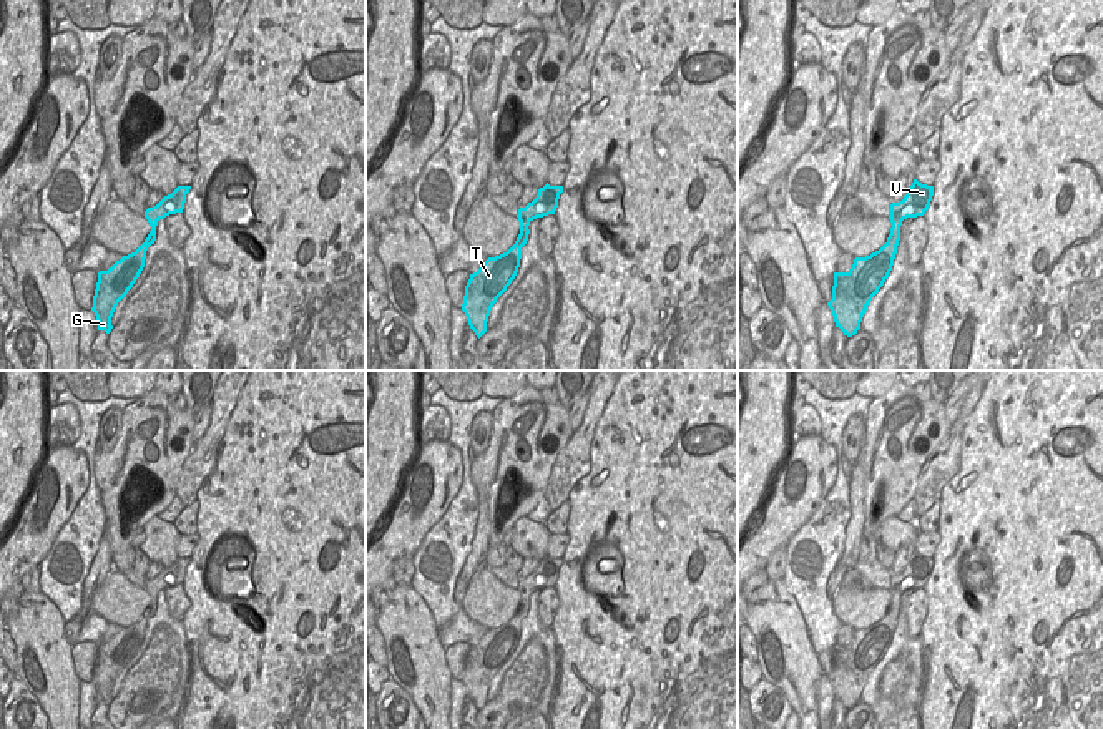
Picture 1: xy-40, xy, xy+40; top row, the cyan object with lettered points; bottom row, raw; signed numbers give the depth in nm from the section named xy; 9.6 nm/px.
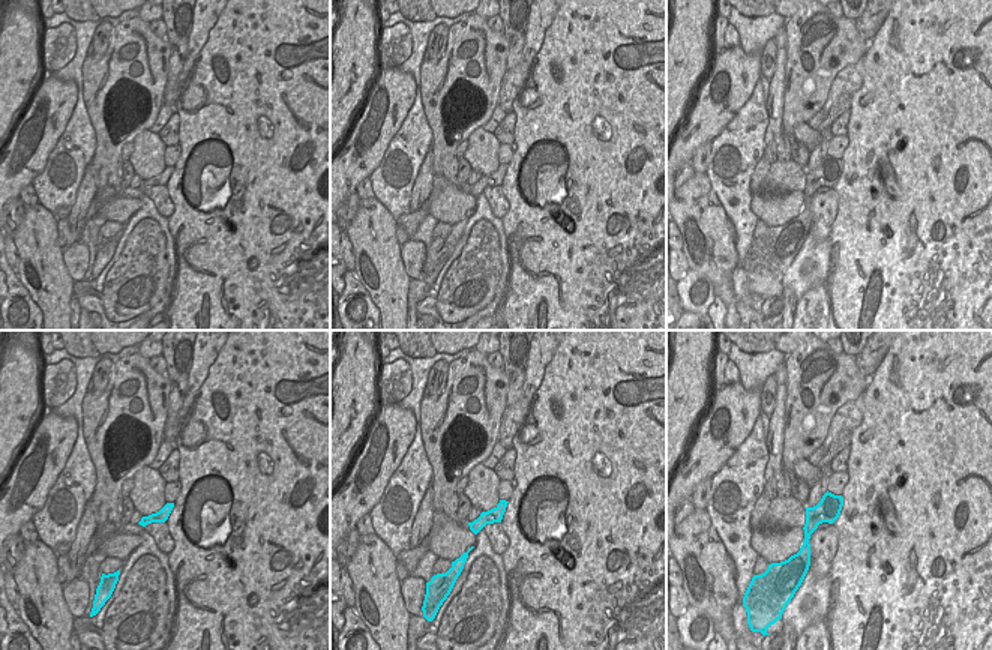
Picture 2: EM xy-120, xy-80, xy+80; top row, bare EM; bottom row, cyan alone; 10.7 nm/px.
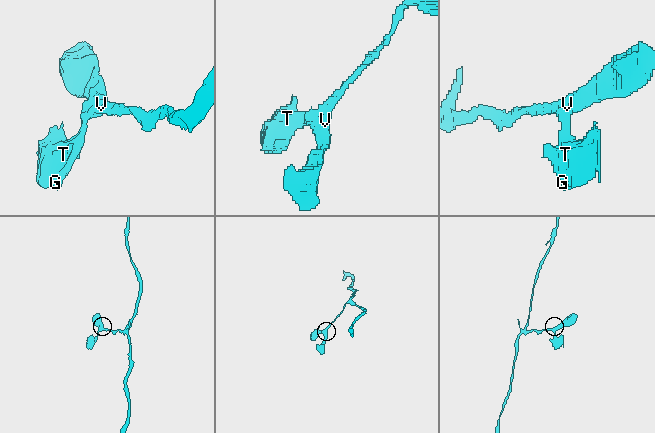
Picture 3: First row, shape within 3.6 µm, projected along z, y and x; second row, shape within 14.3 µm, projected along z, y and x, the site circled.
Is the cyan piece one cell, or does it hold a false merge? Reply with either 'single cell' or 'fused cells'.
single cell

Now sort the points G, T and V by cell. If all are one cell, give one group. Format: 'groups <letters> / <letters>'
groups G T V

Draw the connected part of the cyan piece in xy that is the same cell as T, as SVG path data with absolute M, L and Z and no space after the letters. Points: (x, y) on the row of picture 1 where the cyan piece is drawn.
M547 183L540 188L537 198L518 209L520 234L515 244L507 252L488 257L477 272L470 274L465 286L462 311L478 339L487 332L487 322L493 304L518 272L522 247L527 244L530 234L530 223L537 218L555 214L561 193L563 186L550 186Z

